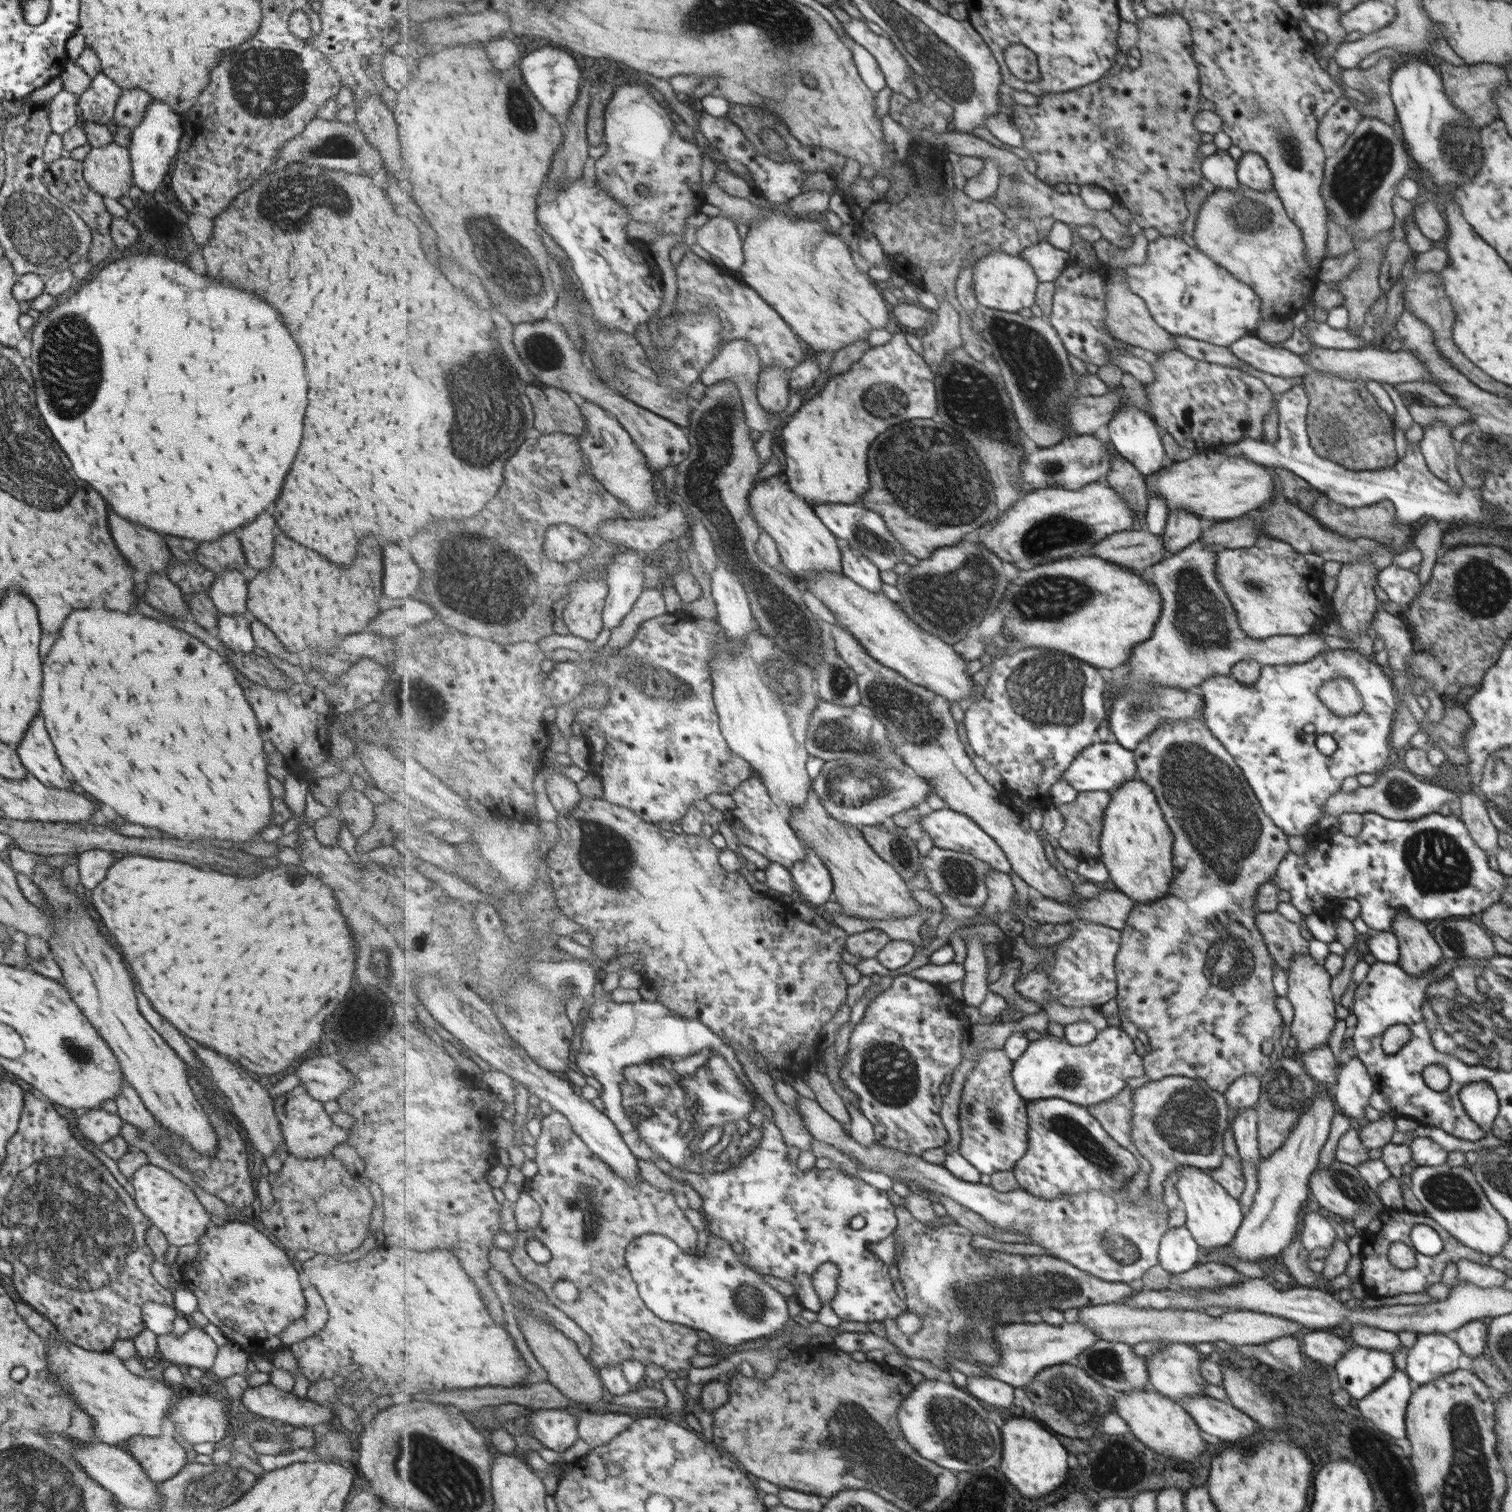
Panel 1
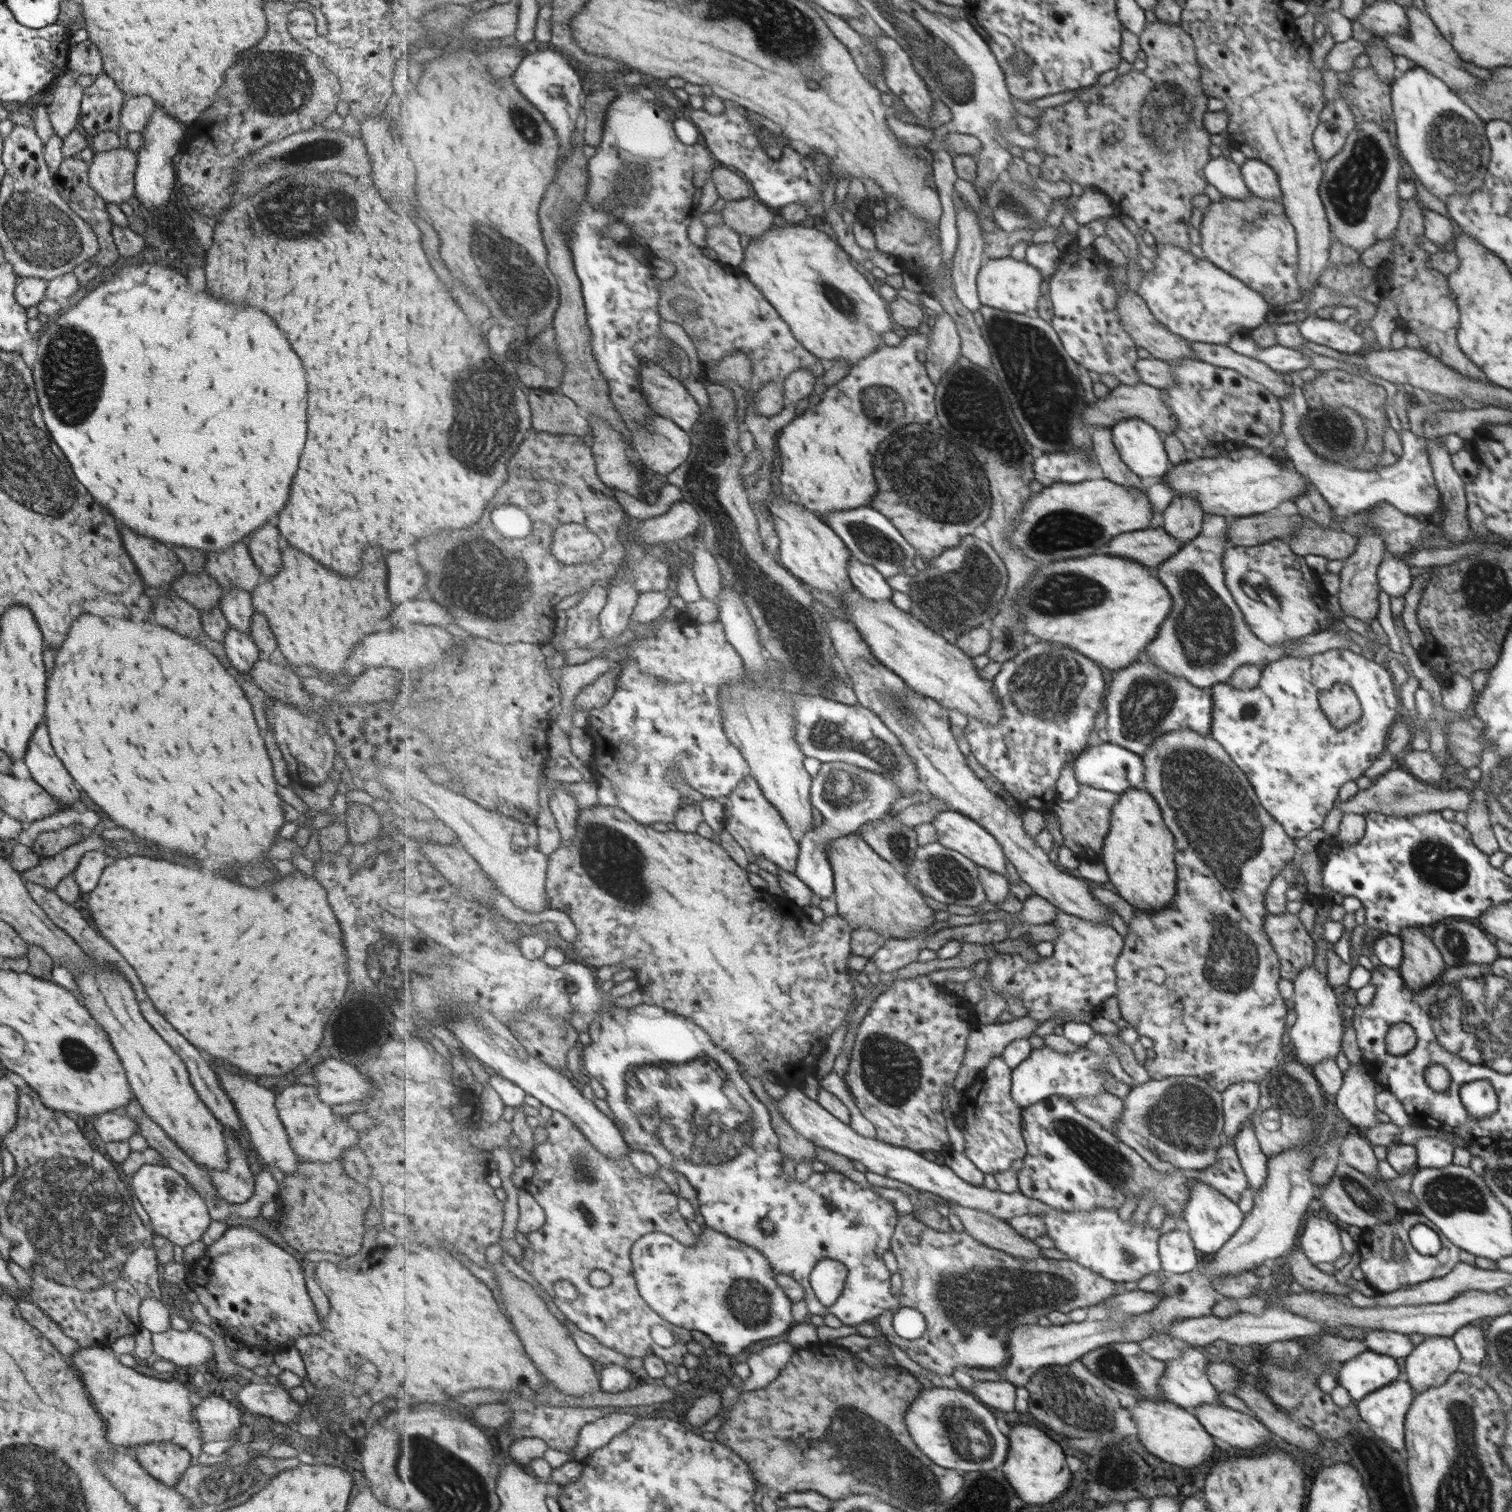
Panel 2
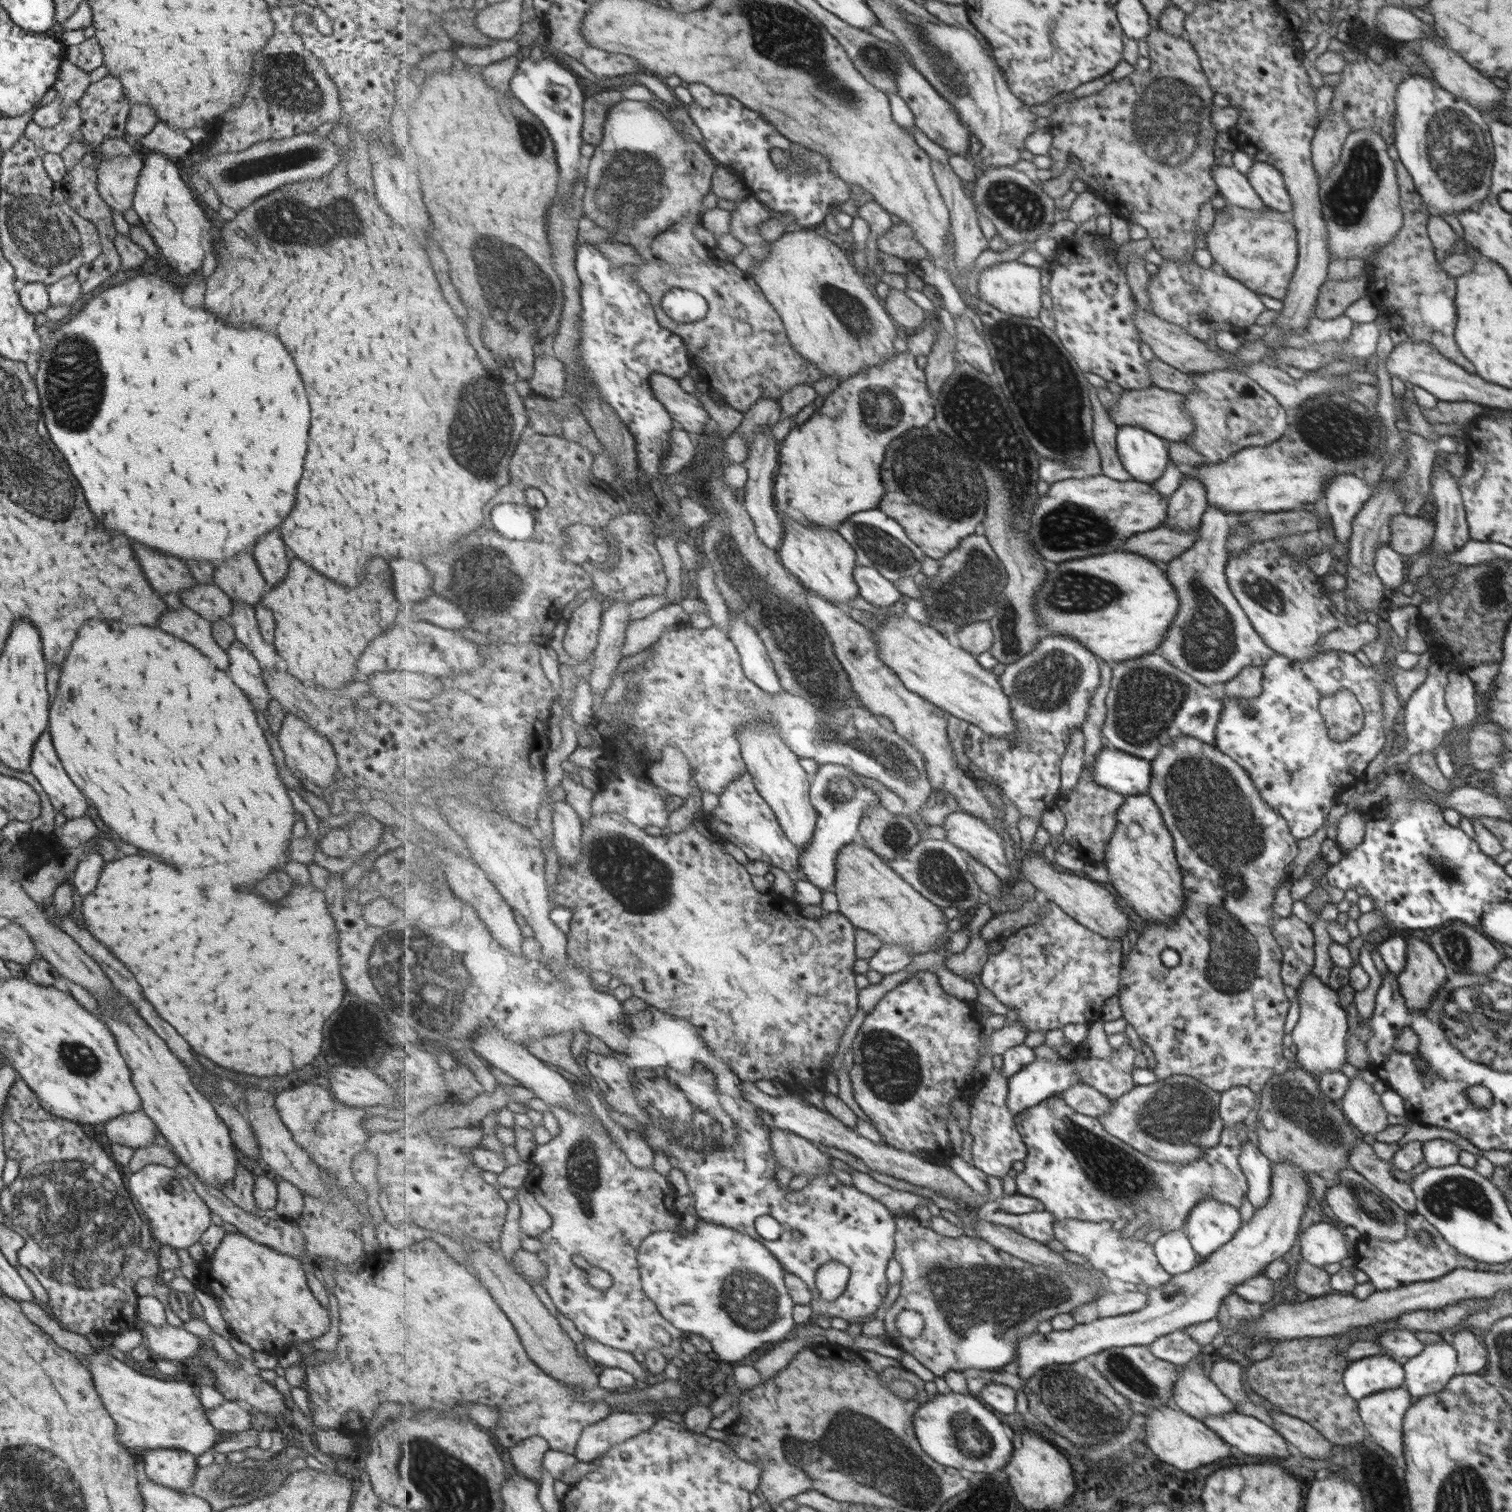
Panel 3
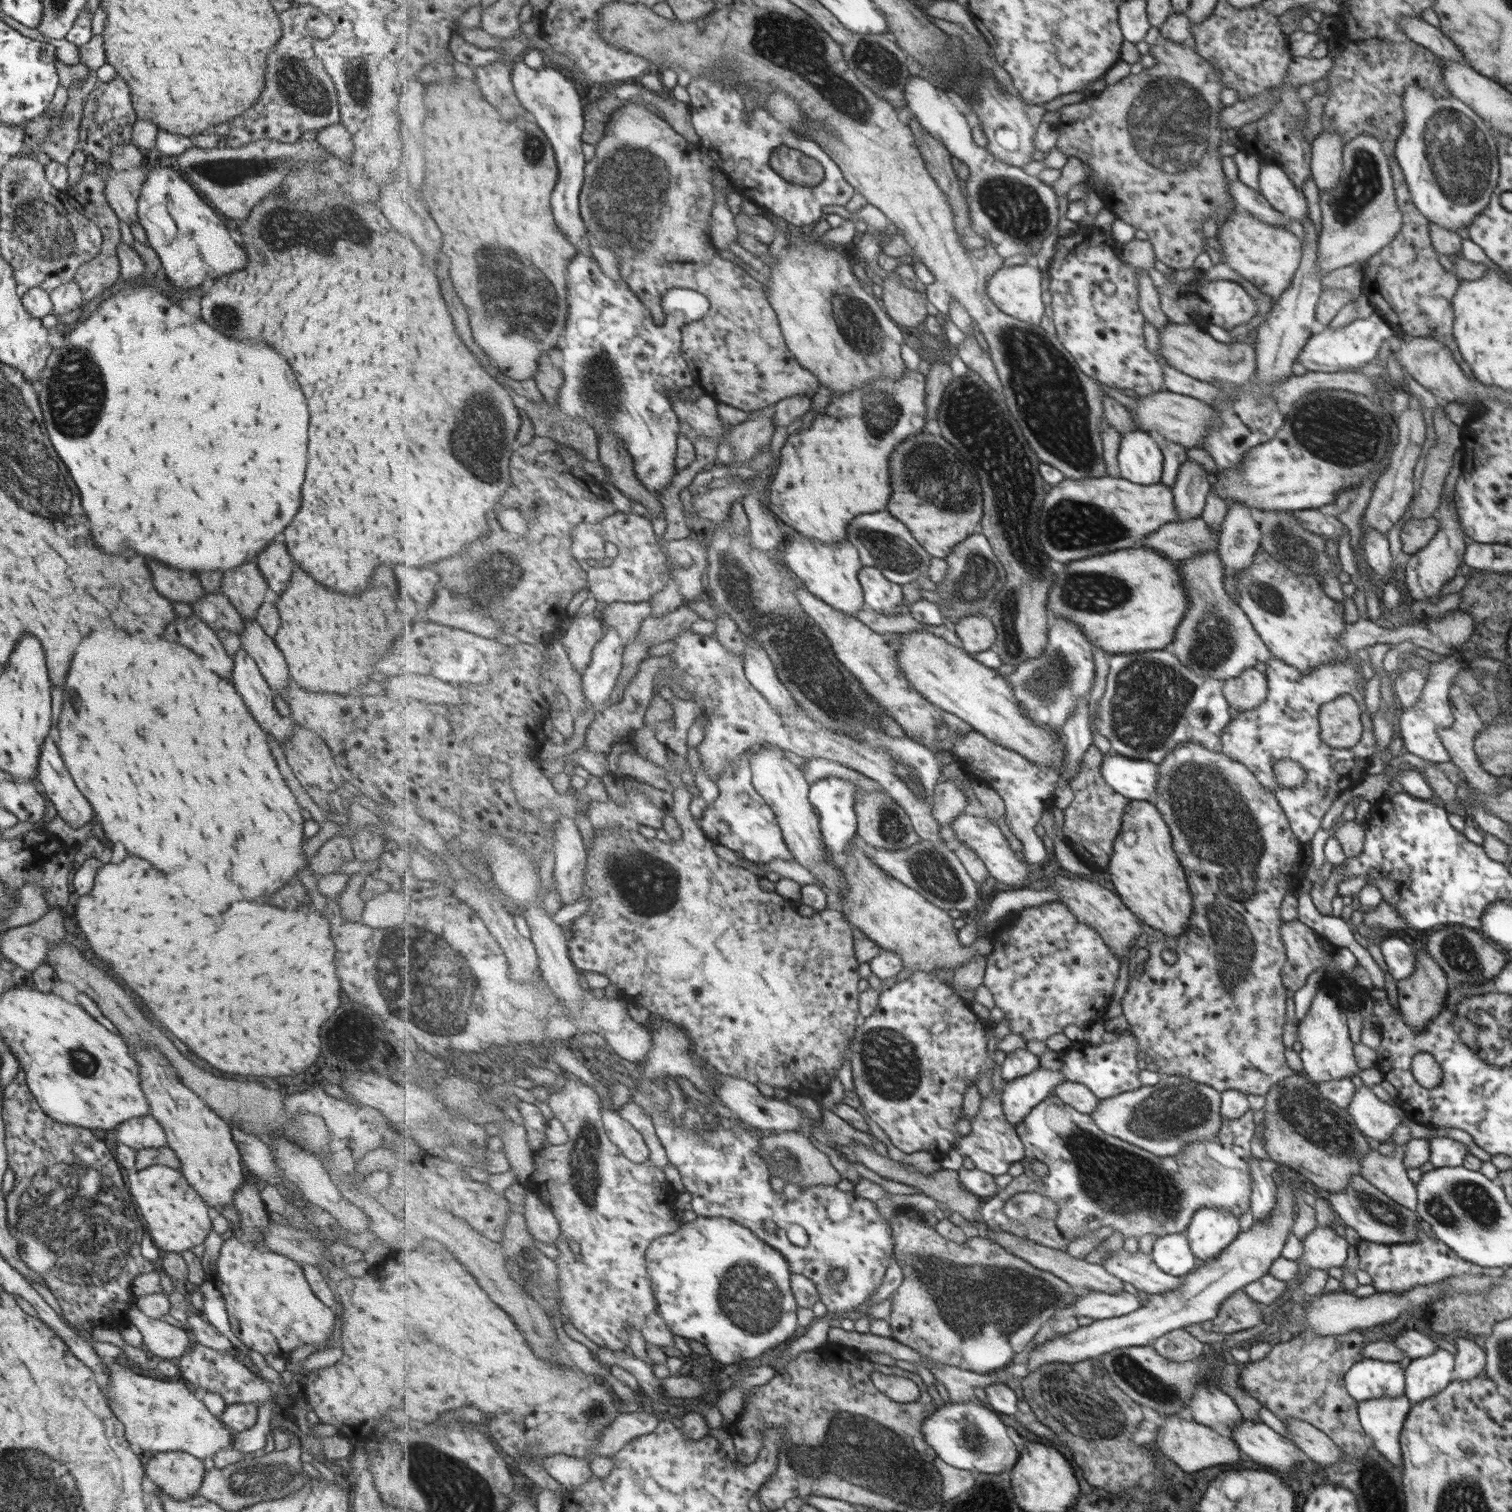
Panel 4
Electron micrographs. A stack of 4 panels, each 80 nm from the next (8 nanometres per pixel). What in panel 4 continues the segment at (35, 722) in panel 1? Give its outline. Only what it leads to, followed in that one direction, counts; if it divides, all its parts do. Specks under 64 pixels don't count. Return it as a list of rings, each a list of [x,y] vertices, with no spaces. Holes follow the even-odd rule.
[[[50,737],[42,742],[37,761],[36,780],[56,810],[57,816],[71,828],[88,823],[93,814],[87,799],[75,787],[61,762],[57,747]]]

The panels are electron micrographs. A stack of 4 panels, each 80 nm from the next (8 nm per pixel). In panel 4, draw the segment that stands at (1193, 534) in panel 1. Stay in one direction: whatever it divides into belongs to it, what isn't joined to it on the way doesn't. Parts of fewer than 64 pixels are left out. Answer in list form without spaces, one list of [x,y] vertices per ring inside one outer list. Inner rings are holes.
[[[1186,459],[1180,464],[1171,488],[1177,510],[1175,522],[1200,517],[1207,493],[1210,491],[1210,482],[1209,472],[1198,463]]]

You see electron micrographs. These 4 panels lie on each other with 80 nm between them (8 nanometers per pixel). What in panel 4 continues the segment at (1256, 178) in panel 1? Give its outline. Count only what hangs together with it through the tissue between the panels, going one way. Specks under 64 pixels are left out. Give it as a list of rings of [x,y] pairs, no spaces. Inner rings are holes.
[[[1261,163],[1260,195],[1279,213],[1300,220],[1307,217],[1307,205],[1301,189],[1297,189],[1288,174],[1277,165]]]

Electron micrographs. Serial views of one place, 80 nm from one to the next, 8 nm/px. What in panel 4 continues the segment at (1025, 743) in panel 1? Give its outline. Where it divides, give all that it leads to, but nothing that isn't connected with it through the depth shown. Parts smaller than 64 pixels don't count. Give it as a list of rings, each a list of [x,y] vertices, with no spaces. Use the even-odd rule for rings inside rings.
[[[1060,615],[1054,617],[1055,624],[1048,633],[1049,644],[1045,654],[1020,664],[1007,679],[1029,718],[1051,730],[1062,731],[1077,701],[1091,692],[1095,667],[1091,644],[1079,623]],[[973,729],[965,736],[951,734],[949,737],[952,738],[955,748],[959,748],[958,753],[953,753],[954,759],[974,774],[982,776],[985,780],[991,780],[991,788],[1005,801],[1008,810],[1006,812],[1007,824],[1010,825],[1010,830],[1022,843],[1022,855],[1025,860],[1034,864],[1038,869],[1050,868],[1051,861],[1048,858],[1047,850],[1045,850],[1045,844],[1035,834],[1033,828],[1043,818],[1043,810],[1050,807],[1055,788],[1063,786],[1062,776],[1058,770],[1033,764],[1022,754],[1001,746],[998,742],[981,734],[977,729]]]

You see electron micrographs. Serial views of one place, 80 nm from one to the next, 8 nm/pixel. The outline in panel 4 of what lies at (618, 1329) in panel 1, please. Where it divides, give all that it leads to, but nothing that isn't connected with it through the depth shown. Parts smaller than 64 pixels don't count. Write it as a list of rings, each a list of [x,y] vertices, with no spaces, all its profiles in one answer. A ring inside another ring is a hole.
[[[576,1077],[564,1080],[563,1089],[553,1092],[547,1103],[570,1139],[565,1144],[550,1145],[536,1153],[536,1171],[525,1186],[529,1191],[538,1193],[561,1225],[561,1236],[555,1244],[558,1249],[555,1261],[560,1286],[558,1302],[562,1314],[599,1347],[628,1351],[631,1330],[638,1330],[645,1344],[656,1344],[661,1348],[675,1346],[675,1333],[657,1312],[659,1306],[655,1306],[653,1300],[653,1280],[648,1273],[647,1259],[647,1250],[653,1240],[673,1234],[682,1225],[671,1184],[661,1167],[649,1160],[633,1162],[619,1146],[610,1141],[602,1117],[601,1098],[591,1084]]]

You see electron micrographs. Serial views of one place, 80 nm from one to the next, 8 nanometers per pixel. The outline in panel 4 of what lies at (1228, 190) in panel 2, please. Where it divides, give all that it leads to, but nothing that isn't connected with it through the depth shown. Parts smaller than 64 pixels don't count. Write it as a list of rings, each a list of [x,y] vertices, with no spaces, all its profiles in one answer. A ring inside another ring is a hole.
[[[1239,179],[1229,180],[1228,190],[1239,209],[1263,222],[1285,228],[1283,214],[1277,212],[1257,191],[1252,191],[1252,188],[1246,187]]]

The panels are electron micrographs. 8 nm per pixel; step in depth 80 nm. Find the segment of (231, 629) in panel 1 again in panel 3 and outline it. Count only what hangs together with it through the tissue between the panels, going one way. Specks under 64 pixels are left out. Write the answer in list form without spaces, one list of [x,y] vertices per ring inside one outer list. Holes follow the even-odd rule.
[[[236,639],[235,642],[231,642],[231,648],[227,648],[226,653],[229,678],[235,682],[235,686],[238,686],[239,690],[244,692],[248,701],[253,704],[253,708],[257,708],[264,714],[271,696],[264,687],[258,662],[249,650]]]

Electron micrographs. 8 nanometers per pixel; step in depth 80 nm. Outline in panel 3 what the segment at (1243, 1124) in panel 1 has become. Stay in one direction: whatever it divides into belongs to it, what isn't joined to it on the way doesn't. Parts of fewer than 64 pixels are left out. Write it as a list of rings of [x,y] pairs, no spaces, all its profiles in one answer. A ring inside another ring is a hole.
[[[1251,1141],[1240,1146],[1240,1169],[1247,1179],[1247,1198],[1253,1208],[1262,1207],[1268,1199],[1272,1163]]]

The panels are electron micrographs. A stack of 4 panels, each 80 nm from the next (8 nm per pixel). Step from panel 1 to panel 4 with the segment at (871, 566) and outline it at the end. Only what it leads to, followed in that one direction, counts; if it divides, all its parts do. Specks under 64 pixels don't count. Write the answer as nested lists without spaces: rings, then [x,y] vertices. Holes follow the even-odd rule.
[[[865,567],[860,572],[860,582],[868,609],[884,615],[909,613],[909,606],[903,605],[903,588],[888,580],[881,570]]]

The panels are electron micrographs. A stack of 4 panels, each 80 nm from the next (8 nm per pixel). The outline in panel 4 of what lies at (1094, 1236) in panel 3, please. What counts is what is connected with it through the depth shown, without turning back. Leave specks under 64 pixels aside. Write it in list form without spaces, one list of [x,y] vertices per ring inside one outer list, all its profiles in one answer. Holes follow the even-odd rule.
[[[1138,1248],[1133,1253],[1118,1249],[1103,1257],[1100,1265],[1113,1277],[1148,1295],[1169,1292],[1183,1284],[1183,1278],[1165,1274],[1153,1262],[1151,1254],[1145,1254]]]

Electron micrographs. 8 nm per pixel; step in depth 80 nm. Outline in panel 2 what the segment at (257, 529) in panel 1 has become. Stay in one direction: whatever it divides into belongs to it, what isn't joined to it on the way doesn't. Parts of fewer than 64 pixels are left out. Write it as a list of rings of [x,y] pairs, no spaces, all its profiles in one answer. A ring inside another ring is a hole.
[[[273,524],[259,526],[257,532],[249,534],[247,538],[247,548],[253,564],[263,576],[273,576],[279,568],[279,542],[277,542],[279,532],[275,530]]]

